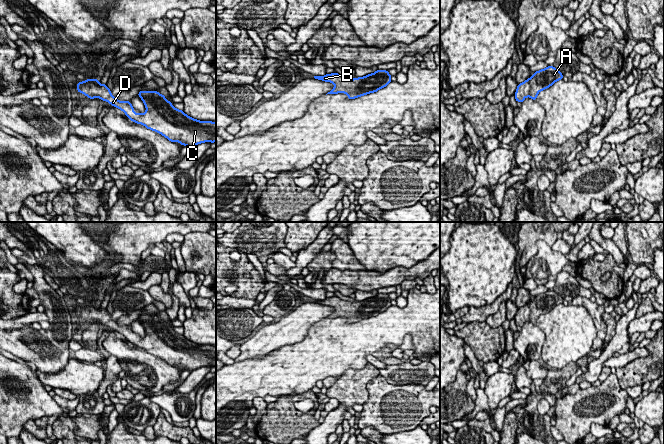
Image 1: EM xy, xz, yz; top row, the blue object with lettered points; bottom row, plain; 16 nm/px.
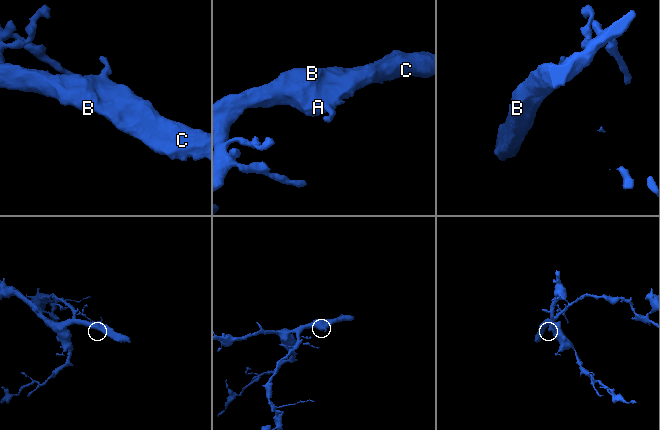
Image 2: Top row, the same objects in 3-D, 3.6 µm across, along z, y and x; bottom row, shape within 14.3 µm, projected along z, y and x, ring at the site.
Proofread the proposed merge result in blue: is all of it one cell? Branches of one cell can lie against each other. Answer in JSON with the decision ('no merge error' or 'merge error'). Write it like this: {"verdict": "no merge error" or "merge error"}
{"verdict": "no merge error"}

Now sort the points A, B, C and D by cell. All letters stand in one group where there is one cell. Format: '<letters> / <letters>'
A B C D

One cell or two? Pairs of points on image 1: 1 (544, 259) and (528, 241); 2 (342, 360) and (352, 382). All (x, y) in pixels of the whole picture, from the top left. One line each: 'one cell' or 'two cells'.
1: two cells
2: two cells

